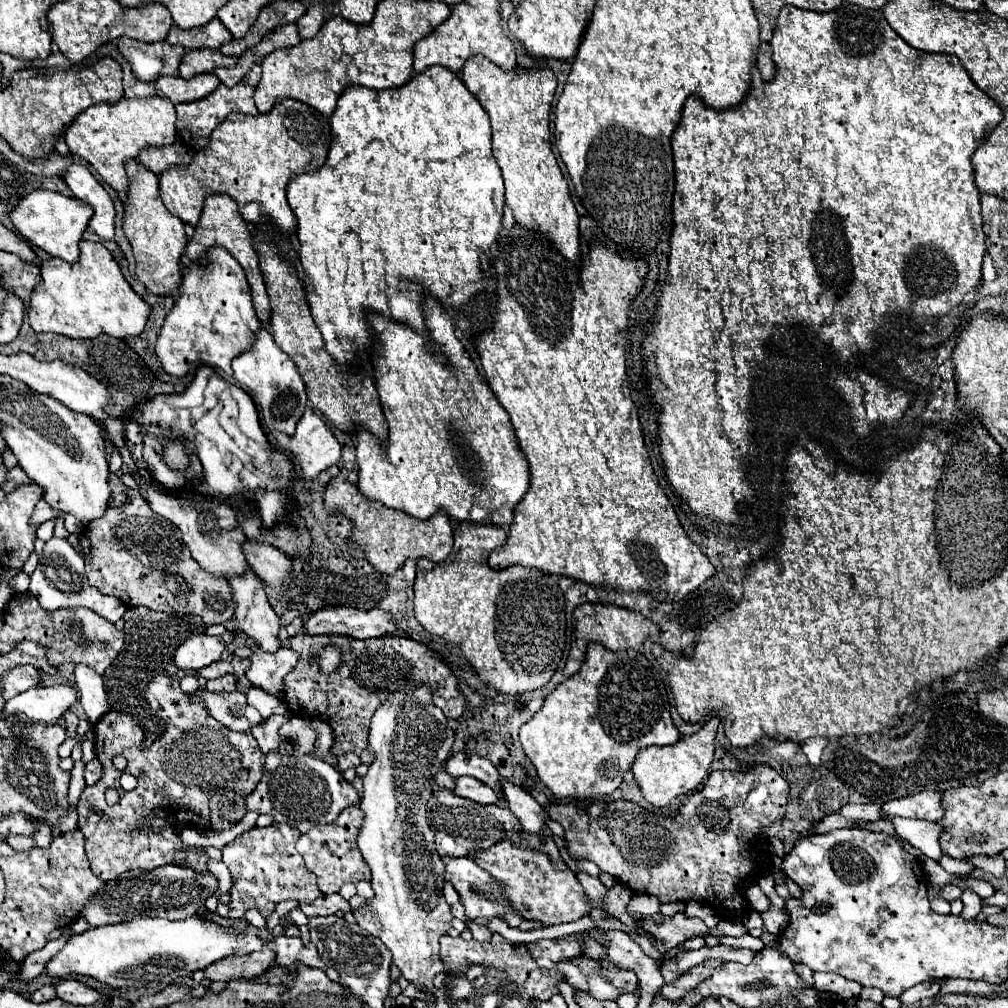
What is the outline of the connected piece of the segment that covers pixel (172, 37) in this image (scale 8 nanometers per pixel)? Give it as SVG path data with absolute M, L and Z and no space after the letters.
M212 19L206 27L198 27L198 29L172 27L166 41L170 45L182 45L186 51L194 51L194 49L212 49L212 51L216 51L224 43L230 43L232 35L220 23L220 19Z

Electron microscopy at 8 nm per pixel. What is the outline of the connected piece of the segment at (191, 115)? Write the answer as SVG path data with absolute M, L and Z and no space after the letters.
M254 65L250 69L250 73L232 89L220 85L214 93L210 93L208 97L200 99L200 101L194 101L194 103L178 103L176 105L176 113L178 113L178 121L176 121L176 133L178 133L178 139L182 143L186 143L186 147L192 147L194 153L202 151L208 141L210 141L210 133L214 131L214 127L218 127L230 113L244 113L244 115L258 115L256 111L256 105L254 105L254 89L260 81L260 75L262 75L262 67L260 65Z

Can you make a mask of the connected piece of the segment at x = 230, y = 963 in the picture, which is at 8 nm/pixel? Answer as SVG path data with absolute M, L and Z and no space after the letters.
M266 945L262 951L264 951L262 963L250 963L248 955L228 957L228 959L222 959L222 961L208 965L204 969L204 977L210 981L230 981L230 979L240 979L240 977L254 979L254 977L262 975L272 965L272 959L274 959L274 953Z

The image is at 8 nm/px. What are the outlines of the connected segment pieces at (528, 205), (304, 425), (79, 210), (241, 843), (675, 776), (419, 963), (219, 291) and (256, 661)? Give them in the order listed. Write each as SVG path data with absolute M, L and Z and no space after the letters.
M470 57L462 67L462 81L468 87L468 91L480 101L484 111L490 115L492 123L492 151L494 157L502 169L504 185L506 185L506 205L512 209L516 223L526 231L536 231L544 235L570 263L580 263L580 235L578 235L578 213L574 209L568 183L556 163L556 157L552 153L550 145L550 107L556 91L556 77L548 67L542 69L514 69L514 71L502 71L486 57Z
M308 407L296 425L292 437L274 433L276 447L298 459L302 467L302 479L316 479L322 471L334 467L340 461L340 443L332 435L330 427Z
M36 189L28 193L20 203L10 211L10 219L16 227L16 231L30 241L32 245L44 249L48 255L58 257L68 263L78 261L78 243L82 239L82 233L88 227L88 221L92 217L92 207L80 199L74 197L64 197L62 193L56 191L44 191Z
M274 823L266 829L250 829L224 845L222 861L232 873L234 887L230 891L230 909L258 909L262 917L270 917L274 905L286 899L298 899L304 903L320 897L316 875L304 867L304 859L294 849L300 831L286 823Z
M714 717L706 725L702 725L702 729L698 733L682 737L672 747L646 747L638 753L638 757L632 765L632 773L648 803L652 803L654 807L660 807L660 809L670 809L670 805L676 797L698 789L698 785L706 777L710 763L712 763L714 737L716 737L718 725L720 725L720 719Z
M428 687L420 689L400 689L392 693L384 705L376 709L372 715L368 745L374 751L376 759L370 765L364 777L364 793L360 801L360 809L364 813L364 825L358 835L358 849L364 861L372 871L372 887L376 891L374 899L366 905L354 909L356 923L370 935L378 937L392 953L392 963L402 971L402 975L412 981L416 987L426 987L432 991L432 981L438 971L444 971L444 965L438 957L440 945L438 939L448 933L452 927L452 911L444 899L444 861L434 849L434 831L428 823L426 803L434 795L432 785L436 771L450 757L450 749L454 743L454 729L450 729L444 713L432 705Z
M222 247L208 251L200 269L184 269L180 297L168 313L158 335L158 359L168 375L186 377L192 367L208 365L232 377L230 363L256 341L260 321L256 317L250 285L240 263Z
M280 647L280 651L276 651L276 653L266 653L266 651L254 649L246 677L252 685L256 685L276 697L282 697L284 675L294 669L296 661L298 661L298 655L288 647Z

